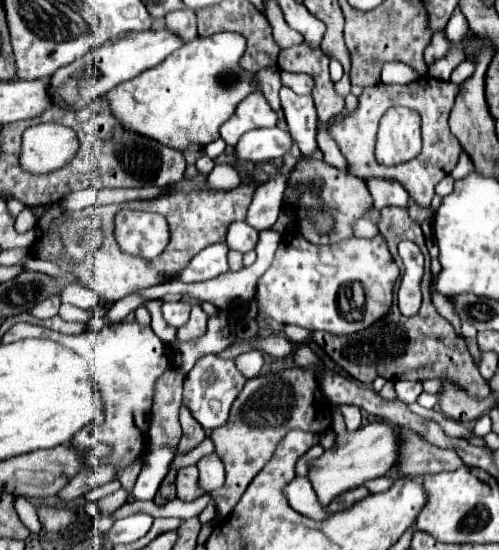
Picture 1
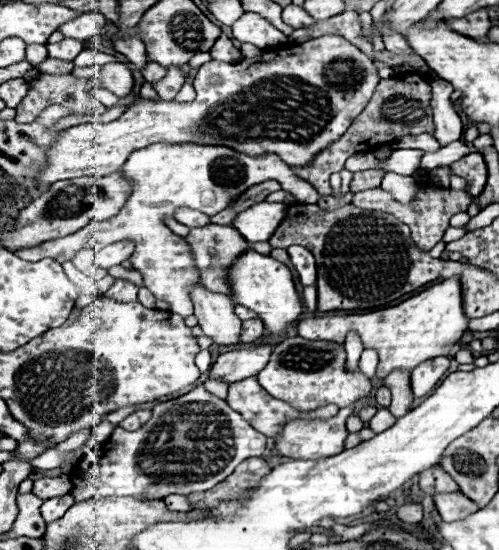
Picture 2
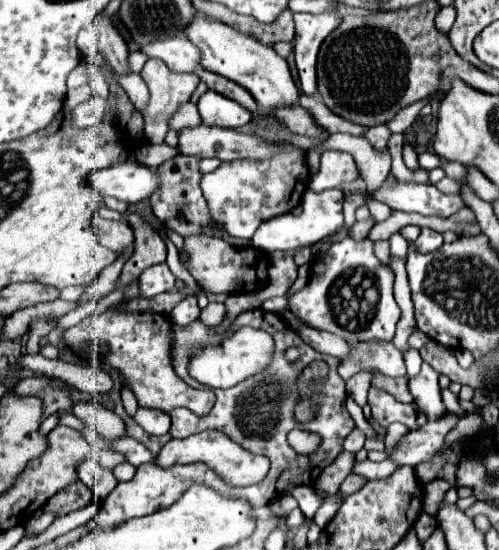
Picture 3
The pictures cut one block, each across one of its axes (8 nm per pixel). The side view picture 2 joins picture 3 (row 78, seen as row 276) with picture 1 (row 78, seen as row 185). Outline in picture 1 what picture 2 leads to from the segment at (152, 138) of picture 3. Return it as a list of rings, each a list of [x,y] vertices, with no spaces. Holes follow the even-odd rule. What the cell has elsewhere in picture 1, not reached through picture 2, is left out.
[[[232,32],[192,40],[156,68],[112,88],[106,94],[110,110],[126,128],[170,148],[184,150],[190,142],[206,146],[220,136],[218,128],[232,116],[236,106],[248,94],[260,90],[256,74],[240,66],[244,46],[242,36]],[[282,72],[282,86],[288,86],[298,94],[310,94],[314,82],[310,76],[290,76],[290,74]]]

